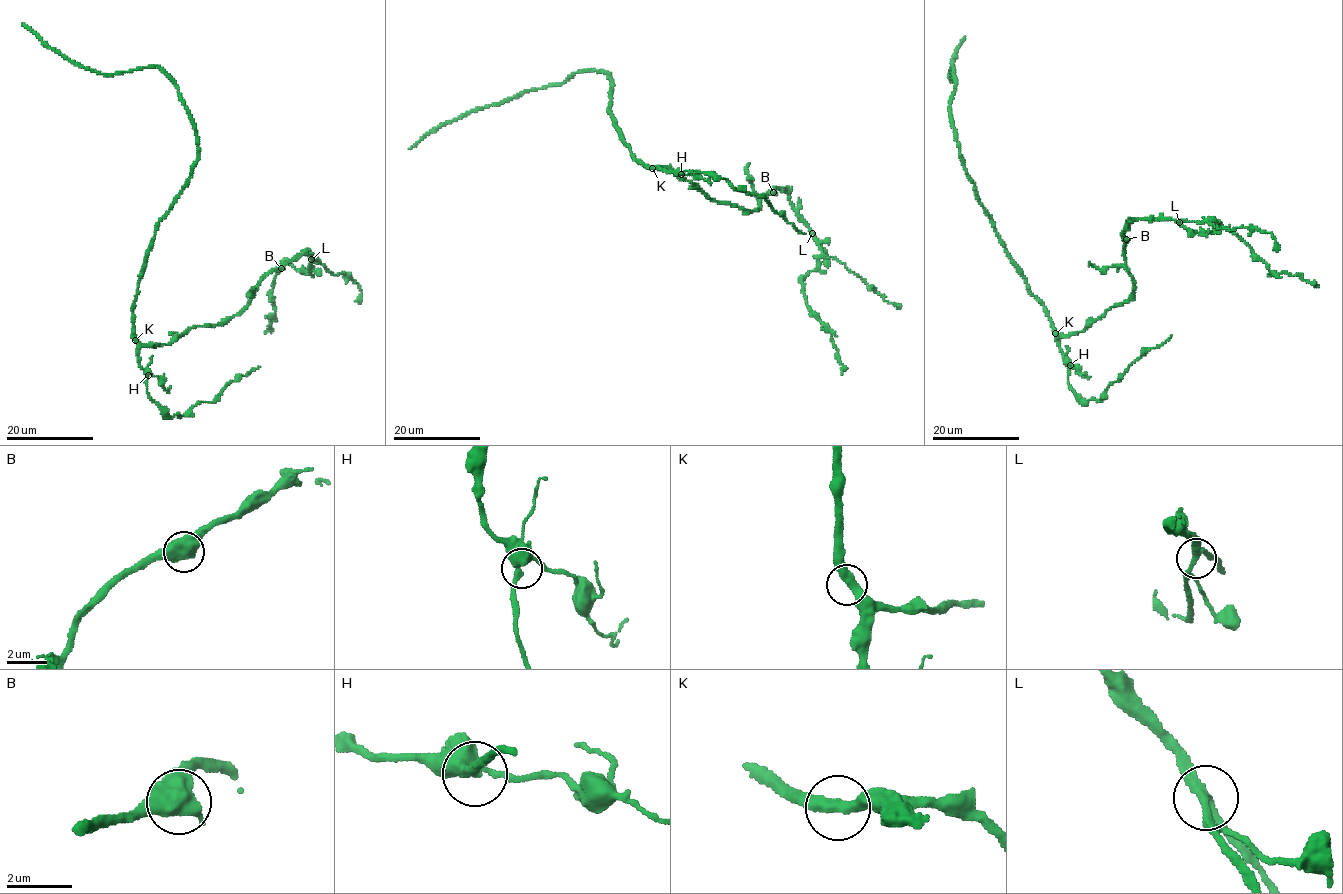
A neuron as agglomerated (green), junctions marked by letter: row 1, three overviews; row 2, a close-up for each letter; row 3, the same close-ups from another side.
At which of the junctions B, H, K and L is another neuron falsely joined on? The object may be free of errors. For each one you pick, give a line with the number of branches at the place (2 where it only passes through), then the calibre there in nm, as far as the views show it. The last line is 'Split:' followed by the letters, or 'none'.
Split: none

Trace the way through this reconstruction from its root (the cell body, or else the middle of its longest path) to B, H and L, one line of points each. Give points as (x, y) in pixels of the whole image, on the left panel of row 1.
B: (136, 338), (143, 345), (166, 345), (191, 328), (221, 324), (244, 308), (258, 283), (270, 272), (281, 268)
H: (136, 338), (140, 365), (148, 375)
L: (136, 338), (143, 345), (166, 345), (191, 328), (221, 324), (244, 308), (270, 272), (302, 251), (311, 259)

